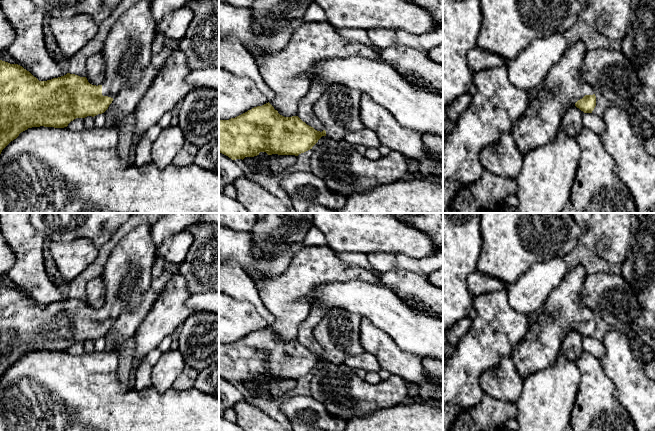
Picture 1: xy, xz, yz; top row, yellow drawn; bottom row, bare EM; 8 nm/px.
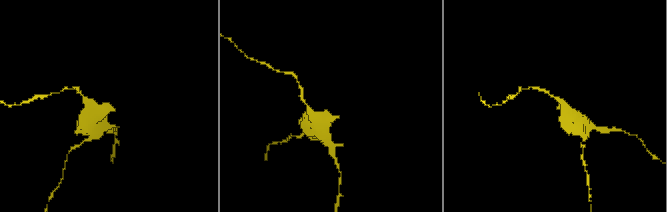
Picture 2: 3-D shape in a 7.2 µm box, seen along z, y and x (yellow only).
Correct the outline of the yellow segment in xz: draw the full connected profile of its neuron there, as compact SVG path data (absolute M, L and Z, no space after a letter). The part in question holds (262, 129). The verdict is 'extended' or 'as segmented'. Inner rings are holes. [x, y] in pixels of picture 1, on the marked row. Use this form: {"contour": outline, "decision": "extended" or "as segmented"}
{"contour": "M340 84L326 87L321 97L313 105L316 117L324 126L322 132L307 125L298 116L284 117L268 102L229 120L219 119L219 152L232 160L254 157L260 152L268 155L298 156L310 149L322 136L344 142L348 131L359 131L364 128L360 117L360 99L362 92Z", "decision": "extended"}

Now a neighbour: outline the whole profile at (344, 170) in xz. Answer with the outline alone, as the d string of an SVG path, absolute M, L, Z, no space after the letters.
M326 136L312 147L310 168L330 190L345 197L371 191L410 174L406 157L399 152L391 151L378 160L370 160L344 142Z

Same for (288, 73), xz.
M303 22L294 31L286 47L279 52L260 55L257 65L261 77L275 93L275 98L269 103L284 117L297 116L298 104L308 93L312 84L312 72L321 60L363 56L375 59L379 52L373 48L340 35L329 22Z

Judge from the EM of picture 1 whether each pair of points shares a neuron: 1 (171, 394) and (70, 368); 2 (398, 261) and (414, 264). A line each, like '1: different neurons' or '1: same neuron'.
1: same neuron
2: same neuron

